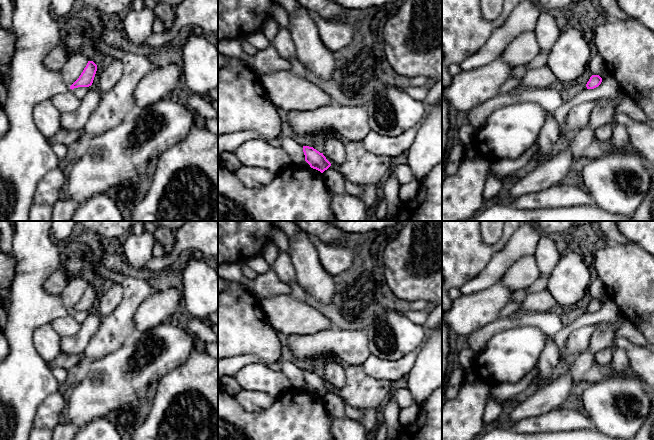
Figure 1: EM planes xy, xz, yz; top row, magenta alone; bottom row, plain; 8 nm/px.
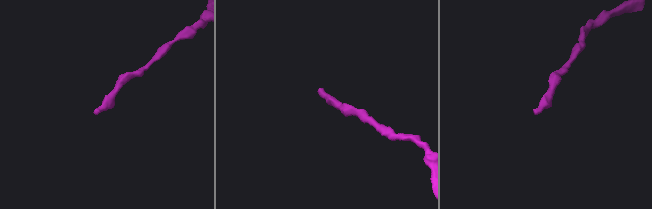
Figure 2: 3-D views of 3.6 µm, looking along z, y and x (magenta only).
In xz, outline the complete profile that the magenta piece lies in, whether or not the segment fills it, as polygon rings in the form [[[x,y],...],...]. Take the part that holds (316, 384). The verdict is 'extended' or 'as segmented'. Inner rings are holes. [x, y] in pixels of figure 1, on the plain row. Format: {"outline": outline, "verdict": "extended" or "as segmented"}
{"outline": [[[303,370],[303,376],[305,379],[305,385],[313,393],[316,393],[323,397],[331,390],[331,387],[326,383],[323,377],[320,377],[313,371]]], "verdict": "as segmented"}

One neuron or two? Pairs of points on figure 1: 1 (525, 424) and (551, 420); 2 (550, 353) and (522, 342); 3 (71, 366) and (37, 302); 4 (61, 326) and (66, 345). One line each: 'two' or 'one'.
1: one
2: two
3: two
4: two

